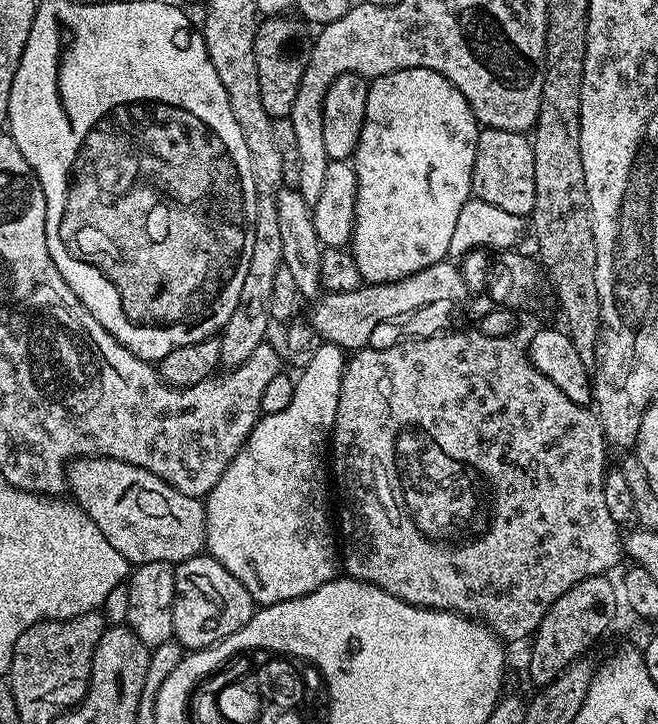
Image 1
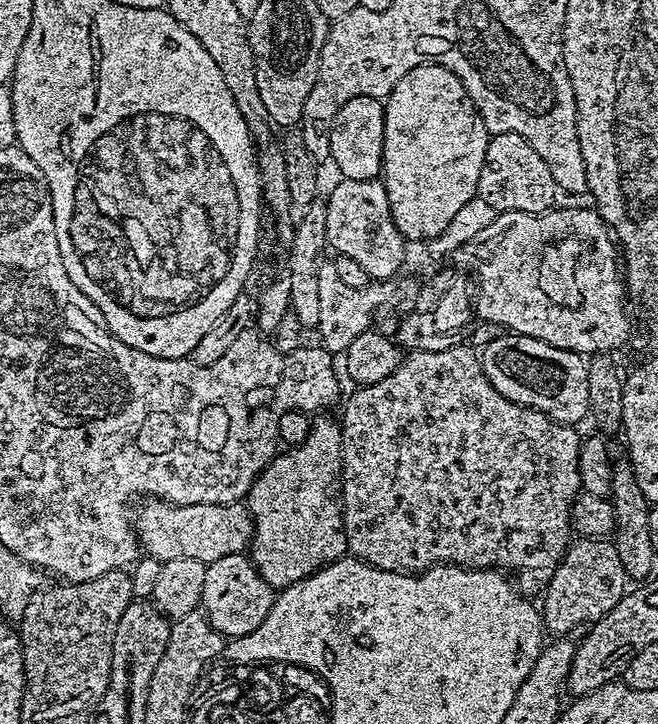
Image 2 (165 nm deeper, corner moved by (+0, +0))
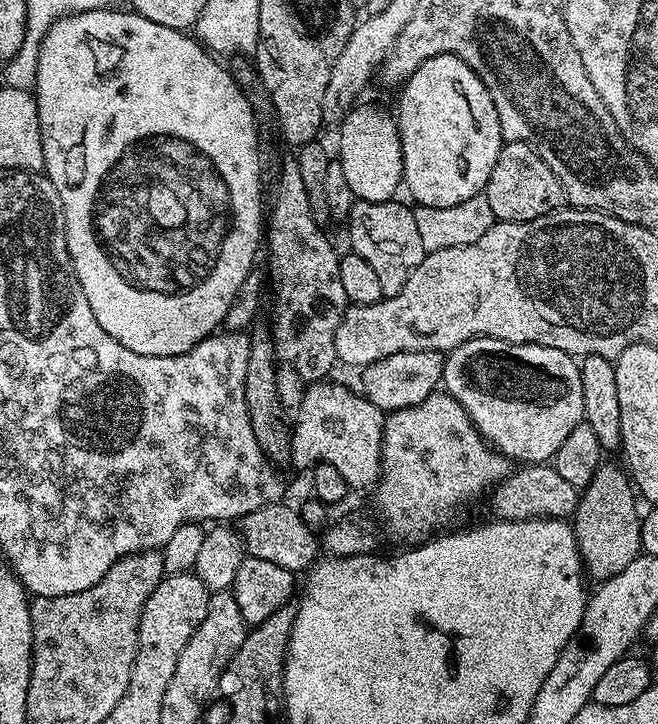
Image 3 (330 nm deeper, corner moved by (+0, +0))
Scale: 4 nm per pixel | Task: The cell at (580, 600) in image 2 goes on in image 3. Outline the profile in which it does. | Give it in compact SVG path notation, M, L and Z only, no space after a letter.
M602 462L590 478L588 485L580 492L580 501L576 503L574 527L576 541L580 551L580 560L584 564L584 572L603 582L622 574L630 562L641 555L640 526L642 512L636 509L637 493L625 469L619 463Z

